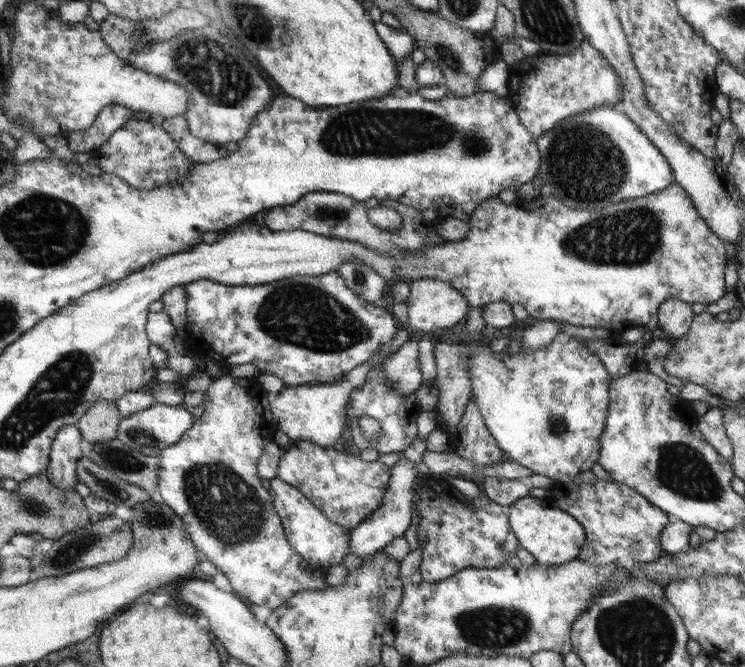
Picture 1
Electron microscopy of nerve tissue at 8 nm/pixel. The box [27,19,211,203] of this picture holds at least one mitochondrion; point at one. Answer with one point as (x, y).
(136, 36)

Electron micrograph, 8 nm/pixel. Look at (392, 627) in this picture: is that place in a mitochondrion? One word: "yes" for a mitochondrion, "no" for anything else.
no

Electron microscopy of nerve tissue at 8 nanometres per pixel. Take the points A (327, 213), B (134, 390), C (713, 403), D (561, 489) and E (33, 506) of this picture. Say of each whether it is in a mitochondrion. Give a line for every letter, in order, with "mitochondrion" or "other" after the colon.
A: mitochondrion
B: other
C: other
D: other
E: mitochondrion

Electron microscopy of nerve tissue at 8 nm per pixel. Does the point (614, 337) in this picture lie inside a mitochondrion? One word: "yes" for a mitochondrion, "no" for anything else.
no

